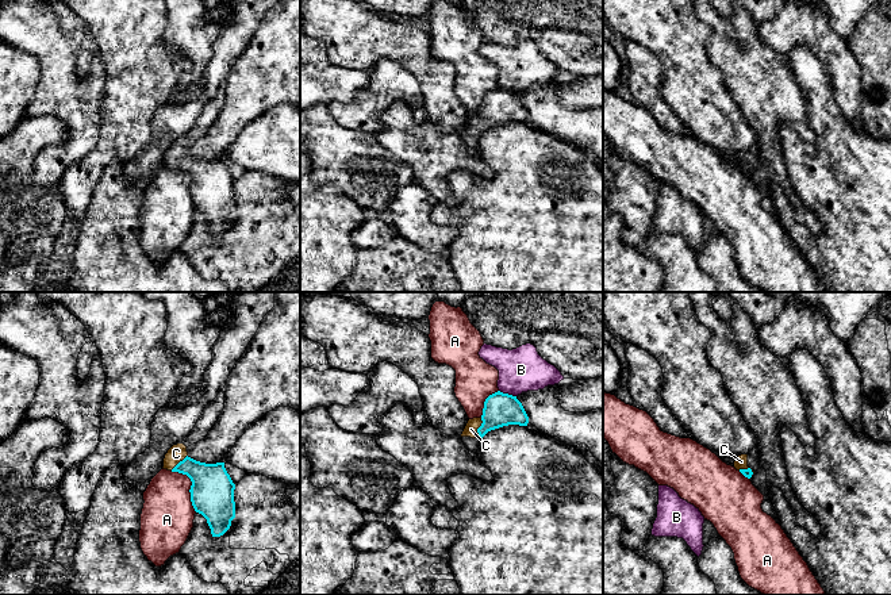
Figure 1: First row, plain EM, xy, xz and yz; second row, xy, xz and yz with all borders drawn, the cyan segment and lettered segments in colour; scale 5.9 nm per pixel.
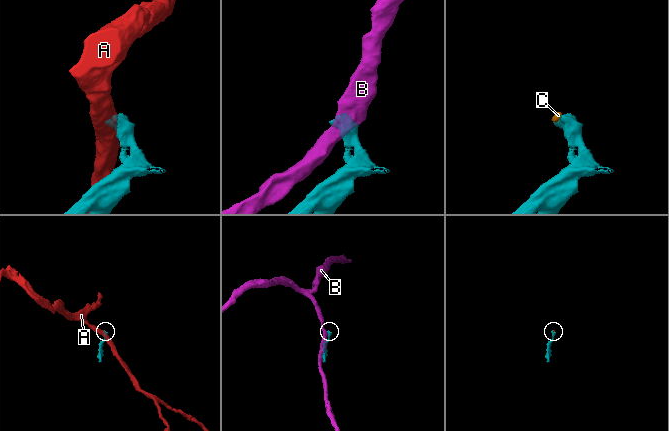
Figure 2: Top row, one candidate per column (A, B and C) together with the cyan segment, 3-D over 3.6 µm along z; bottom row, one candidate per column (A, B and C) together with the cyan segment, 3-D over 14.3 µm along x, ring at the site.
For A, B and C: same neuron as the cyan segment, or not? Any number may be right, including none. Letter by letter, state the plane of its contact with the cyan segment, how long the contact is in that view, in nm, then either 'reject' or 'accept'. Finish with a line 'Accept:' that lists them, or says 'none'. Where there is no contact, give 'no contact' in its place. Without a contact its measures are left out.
A: contact in xy; length 300 nm; reject
B: contact in xz; length 110 nm; reject
C: contact in xz; length 120 nm; accept
Accept: C

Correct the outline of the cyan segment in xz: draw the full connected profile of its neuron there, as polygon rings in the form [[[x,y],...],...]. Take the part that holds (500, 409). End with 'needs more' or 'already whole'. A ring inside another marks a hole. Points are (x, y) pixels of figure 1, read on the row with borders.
[[[498,391],[485,399],[483,415],[468,421],[461,439],[469,452],[477,454],[480,439],[488,431],[508,425],[527,426],[527,423],[529,416],[516,396]]] | needs more

